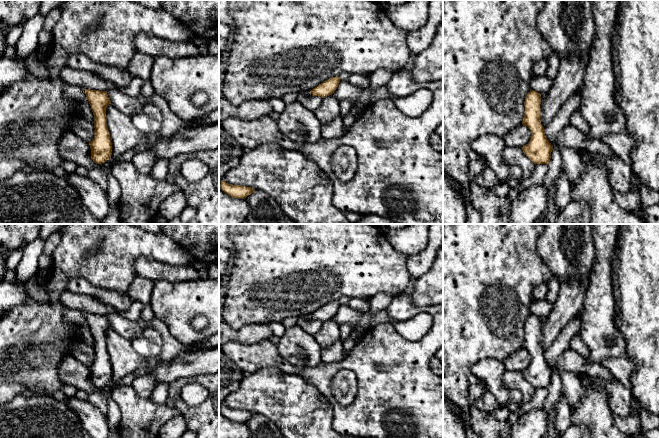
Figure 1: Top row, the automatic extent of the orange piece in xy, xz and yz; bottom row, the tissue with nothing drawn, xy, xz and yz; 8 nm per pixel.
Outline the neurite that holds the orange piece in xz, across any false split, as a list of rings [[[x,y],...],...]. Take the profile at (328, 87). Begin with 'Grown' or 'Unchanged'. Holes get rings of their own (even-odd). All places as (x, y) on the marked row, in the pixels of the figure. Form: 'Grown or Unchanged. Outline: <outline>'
Unchanged. Outline: [[[336,76],[319,84],[317,87],[313,88],[310,92],[312,96],[321,96],[322,98],[325,98],[329,95],[332,95],[335,92],[339,83],[340,78],[339,76]]]

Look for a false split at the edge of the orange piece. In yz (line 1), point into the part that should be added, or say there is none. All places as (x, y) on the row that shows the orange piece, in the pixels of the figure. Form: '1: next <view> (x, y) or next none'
1: next none

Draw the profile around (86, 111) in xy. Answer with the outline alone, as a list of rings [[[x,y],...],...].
[[[86,98],[81,101],[81,116],[94,122],[92,109]]]

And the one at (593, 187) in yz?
[[[580,150],[585,164],[572,186],[572,200],[584,202],[590,209],[589,224],[646,224],[642,218],[622,209],[614,195],[608,170],[593,163],[588,150]]]

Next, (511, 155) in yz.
[[[505,146],[502,158],[506,164],[519,165],[522,168],[522,179],[528,179],[535,168],[535,164],[524,154],[521,147]]]

